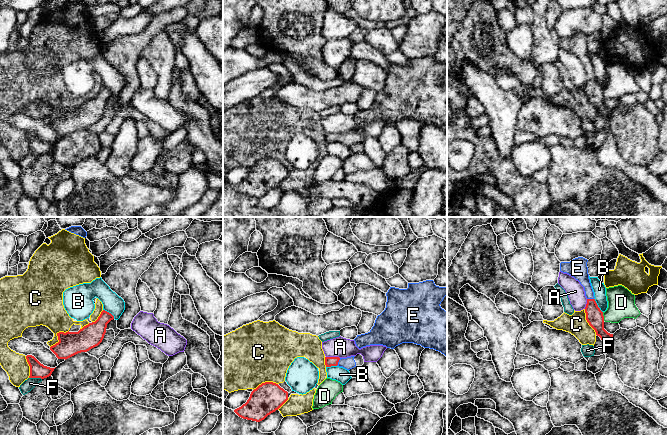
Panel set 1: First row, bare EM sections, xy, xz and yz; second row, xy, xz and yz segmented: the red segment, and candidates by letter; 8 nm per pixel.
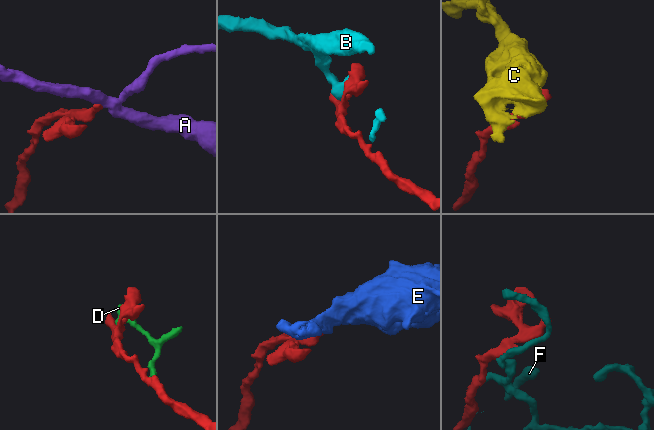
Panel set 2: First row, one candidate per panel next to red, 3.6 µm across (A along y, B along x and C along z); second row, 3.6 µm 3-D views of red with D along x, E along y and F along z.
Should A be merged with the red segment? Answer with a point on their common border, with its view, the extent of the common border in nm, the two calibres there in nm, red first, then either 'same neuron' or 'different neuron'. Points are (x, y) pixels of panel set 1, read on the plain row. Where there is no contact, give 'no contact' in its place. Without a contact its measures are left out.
contact xz (333, 133); length 110 nm; calibres 80 and 160 nm; different neuron

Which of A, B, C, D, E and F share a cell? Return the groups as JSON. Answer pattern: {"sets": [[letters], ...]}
{"sets": [["A"], ["B"], ["C"], ["D"], ["E"], ["F"]]}

